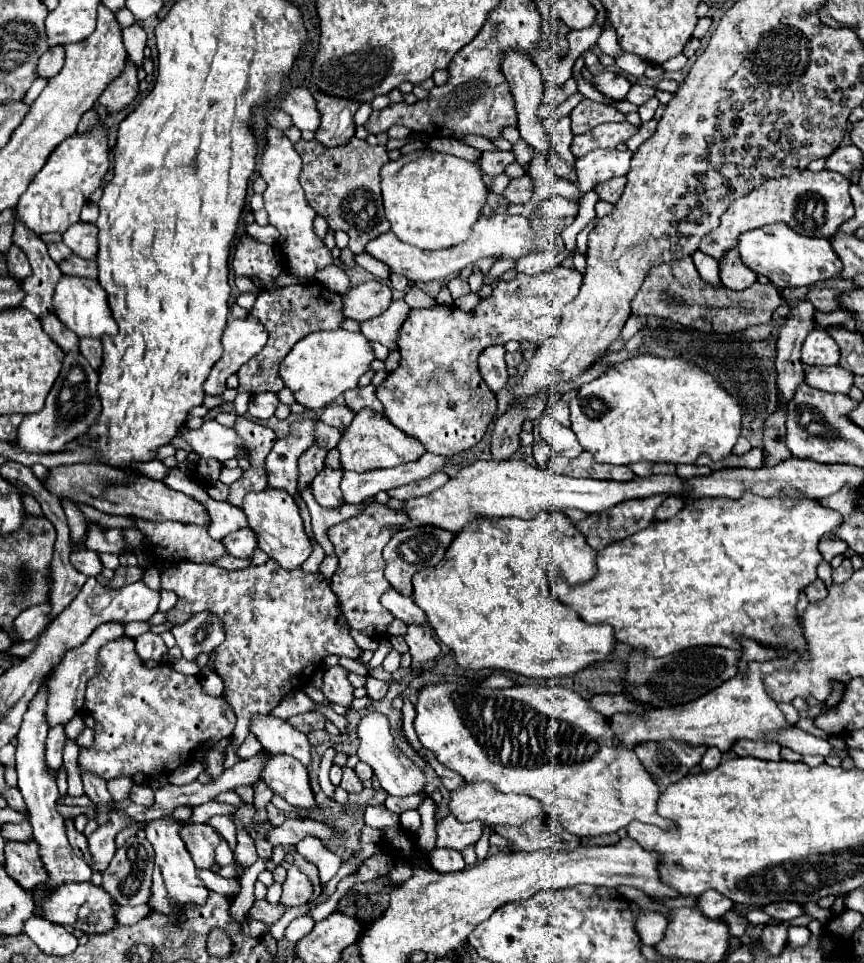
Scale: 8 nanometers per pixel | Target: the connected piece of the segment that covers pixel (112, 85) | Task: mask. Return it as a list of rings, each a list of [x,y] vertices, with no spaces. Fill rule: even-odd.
[[[127,60],[125,70],[113,82],[109,82],[105,94],[101,94],[99,98],[99,104],[107,106],[109,112],[119,112],[127,104],[131,104],[131,100],[137,96],[137,88],[139,88],[137,66],[131,60]]]

